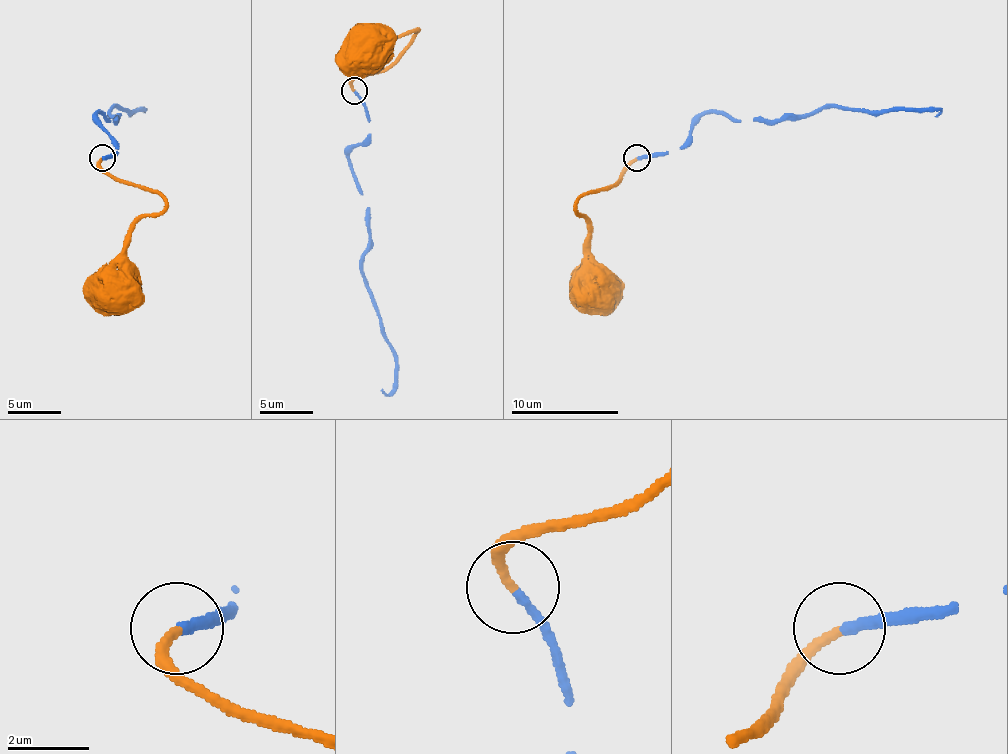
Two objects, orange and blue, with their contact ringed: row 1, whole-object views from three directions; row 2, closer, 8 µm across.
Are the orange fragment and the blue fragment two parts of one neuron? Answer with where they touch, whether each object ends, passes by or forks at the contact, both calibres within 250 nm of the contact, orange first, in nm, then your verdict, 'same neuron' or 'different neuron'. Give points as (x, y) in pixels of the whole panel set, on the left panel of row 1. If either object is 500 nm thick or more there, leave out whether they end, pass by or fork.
(102, 158) | orange ends | blue ends | 240/240 nm | same neuron

